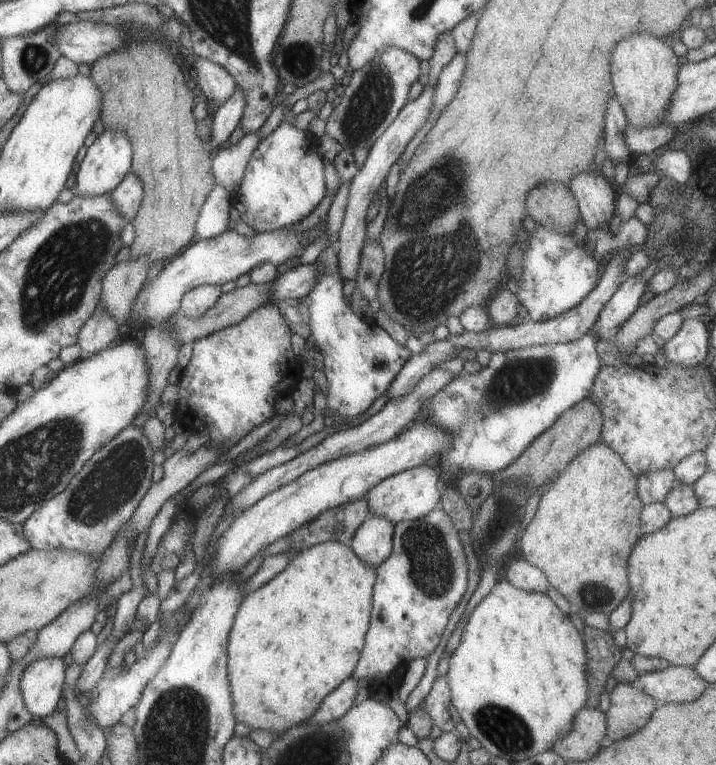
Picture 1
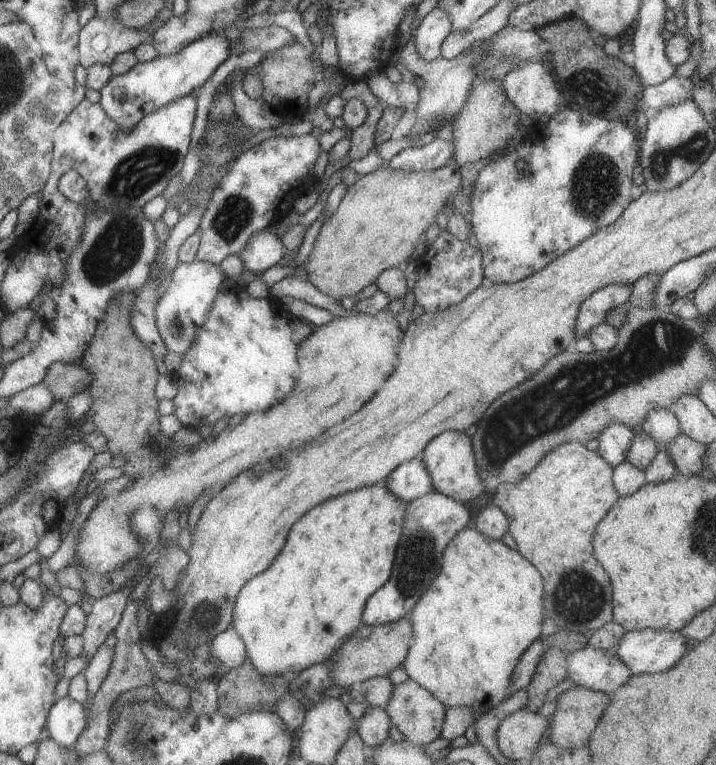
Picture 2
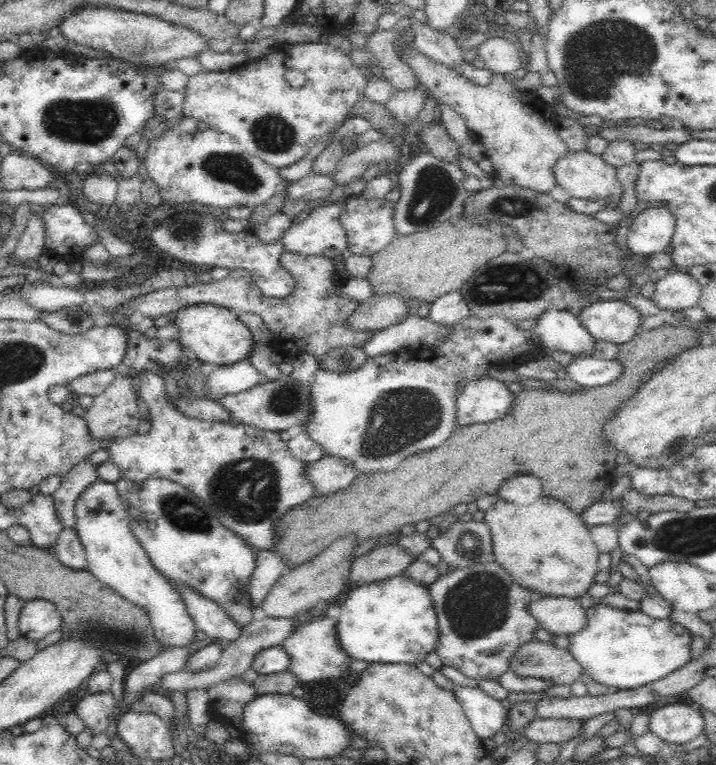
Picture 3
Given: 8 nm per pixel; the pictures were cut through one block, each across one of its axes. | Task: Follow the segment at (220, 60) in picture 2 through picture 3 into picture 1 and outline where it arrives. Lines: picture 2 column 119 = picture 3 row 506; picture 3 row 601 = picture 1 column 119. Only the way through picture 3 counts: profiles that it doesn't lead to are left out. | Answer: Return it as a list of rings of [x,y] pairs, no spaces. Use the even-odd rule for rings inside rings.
[[[106,129],[88,148],[80,168],[78,168],[77,190],[80,195],[106,195],[115,190],[132,171],[133,149],[130,140],[121,129]]]

